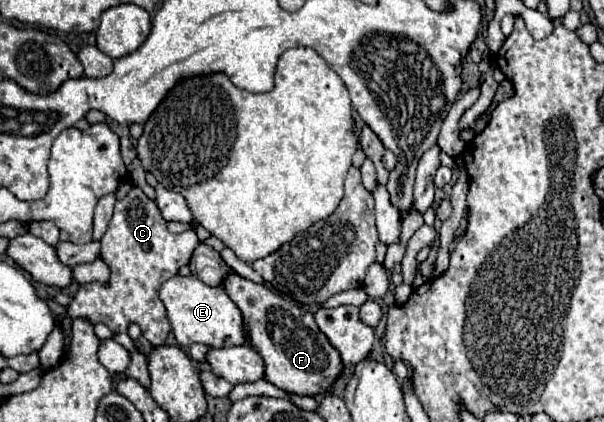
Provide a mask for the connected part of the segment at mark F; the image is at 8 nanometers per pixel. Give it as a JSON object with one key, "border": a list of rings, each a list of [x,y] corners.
{"border":[[[230,274],[226,278],[224,290],[244,316],[250,344],[264,358],[268,382],[298,396],[318,396],[330,390],[330,386],[342,374],[344,364],[338,350],[316,326],[310,310],[238,274]]]}

